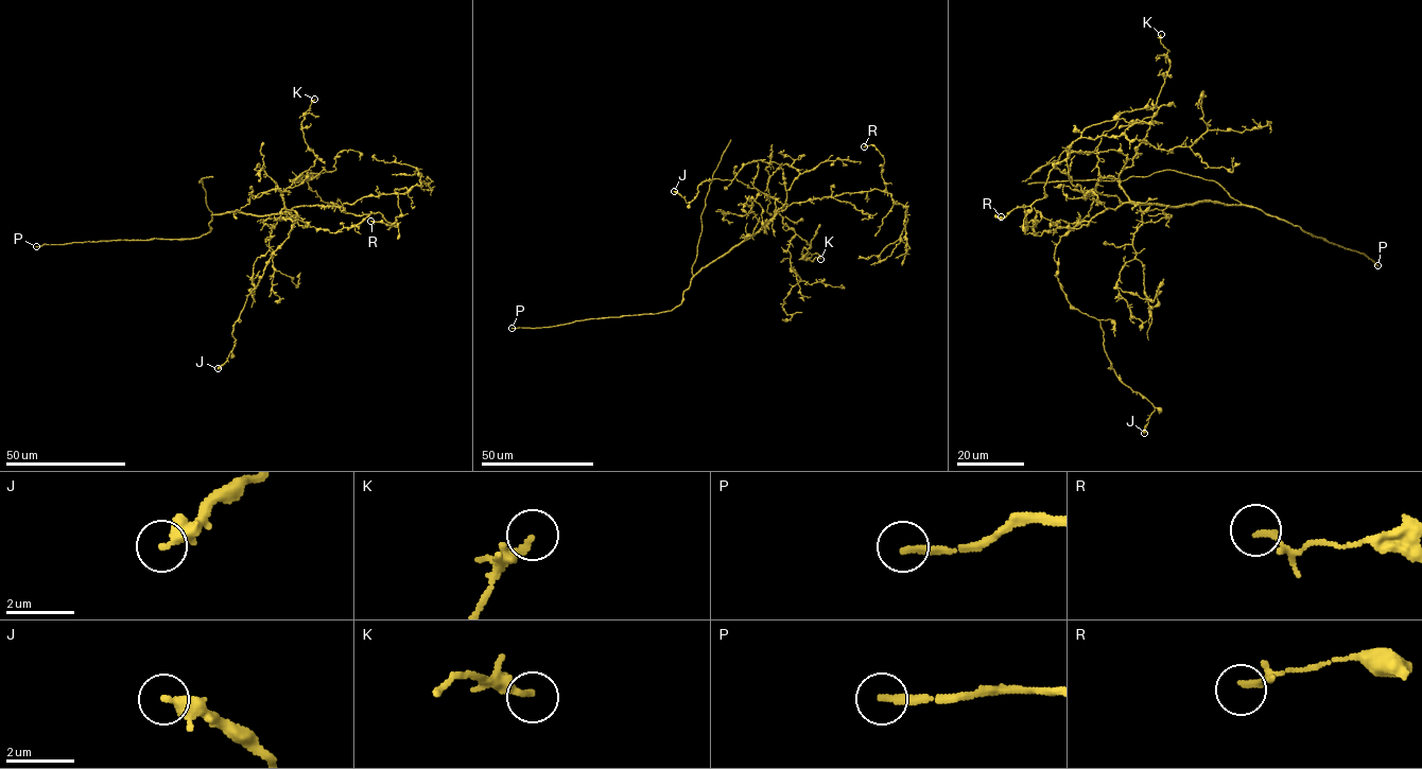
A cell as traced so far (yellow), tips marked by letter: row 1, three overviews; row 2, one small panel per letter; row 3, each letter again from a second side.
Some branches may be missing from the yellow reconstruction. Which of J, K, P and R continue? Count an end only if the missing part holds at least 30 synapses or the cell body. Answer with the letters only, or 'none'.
none

